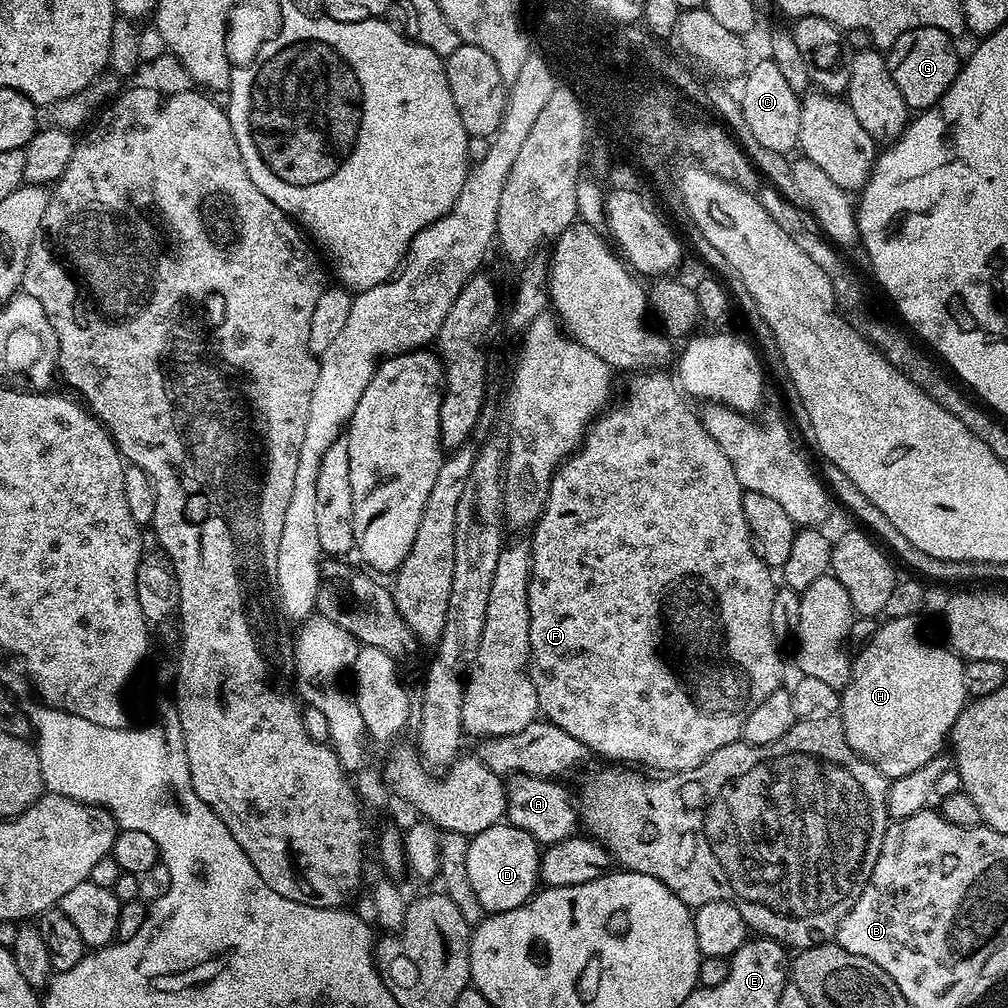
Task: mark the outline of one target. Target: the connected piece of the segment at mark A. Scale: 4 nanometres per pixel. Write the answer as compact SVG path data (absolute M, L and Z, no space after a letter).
M524 772L509 775L504 785L508 803L507 823L529 832L541 846L568 839L578 828L578 804L560 784L563 783L543 776L528 776Z

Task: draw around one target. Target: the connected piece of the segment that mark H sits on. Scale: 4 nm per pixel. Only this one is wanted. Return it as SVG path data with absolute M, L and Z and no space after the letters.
M904 617L897 620L889 619L884 622L884 625L877 627L871 638L869 638L867 644L859 649L855 653L852 660L852 673L848 679L848 684L842 689L842 695L844 696L840 700L840 712L838 711L838 719L840 725L844 727L844 733L846 734L846 742L850 742L852 749L858 753L858 755L864 759L870 761L872 765L878 769L883 776L889 778L895 778L897 776L905 776L906 774L914 774L914 770L918 770L918 766L926 766L926 762L930 762L934 757L941 755L943 746L945 747L946 741L949 739L954 722L958 718L958 714L965 706L966 697L968 691L964 685L964 666L965 661L961 660L951 648L940 644L928 644L926 637L920 633L917 617Z

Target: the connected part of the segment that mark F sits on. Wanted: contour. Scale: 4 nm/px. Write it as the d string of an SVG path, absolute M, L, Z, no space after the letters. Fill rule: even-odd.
M640 370L629 375L627 377L628 389L624 392L624 401L617 408L615 406L609 407L607 411L597 416L584 434L582 447L573 452L556 469L556 475L552 477L552 485L548 491L548 501L544 507L544 512L534 525L534 531L531 533L533 536L530 536L532 572L528 584L528 604L530 673L534 688L537 690L538 702L540 703L539 711L546 717L547 723L557 724L559 728L566 730L566 734L570 734L570 738L578 738L578 742L586 745L589 753L596 755L597 752L600 756L606 756L610 759L607 761L629 762L631 765L643 766L645 769L657 768L657 773L660 774L671 774L673 772L694 770L694 766L702 766L702 762L706 762L706 758L710 758L710 754L714 754L714 750L722 750L722 746L737 743L744 735L746 718L750 718L752 711L758 706L762 706L762 702L766 702L766 698L770 698L772 692L781 691L780 675L784 672L784 664L780 661L781 645L770 626L770 610L777 590L777 585L772 584L774 572L773 569L764 565L762 558L758 558L758 554L752 545L752 535L746 526L746 514L742 514L742 498L745 491L738 482L738 474L734 474L734 466L730 466L730 458L726 458L726 454L722 454L722 446L718 446L718 442L714 442L714 438L710 438L710 434L705 430L699 415L695 411L692 413L691 406L687 404L689 401L686 399L685 393L678 387L677 381L673 377L671 380L670 377L663 376L664 374L660 370Z

